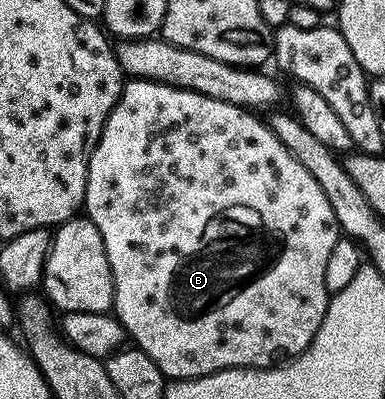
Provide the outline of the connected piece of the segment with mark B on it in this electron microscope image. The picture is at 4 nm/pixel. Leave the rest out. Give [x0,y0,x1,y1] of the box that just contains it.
[85,79,341,381]

